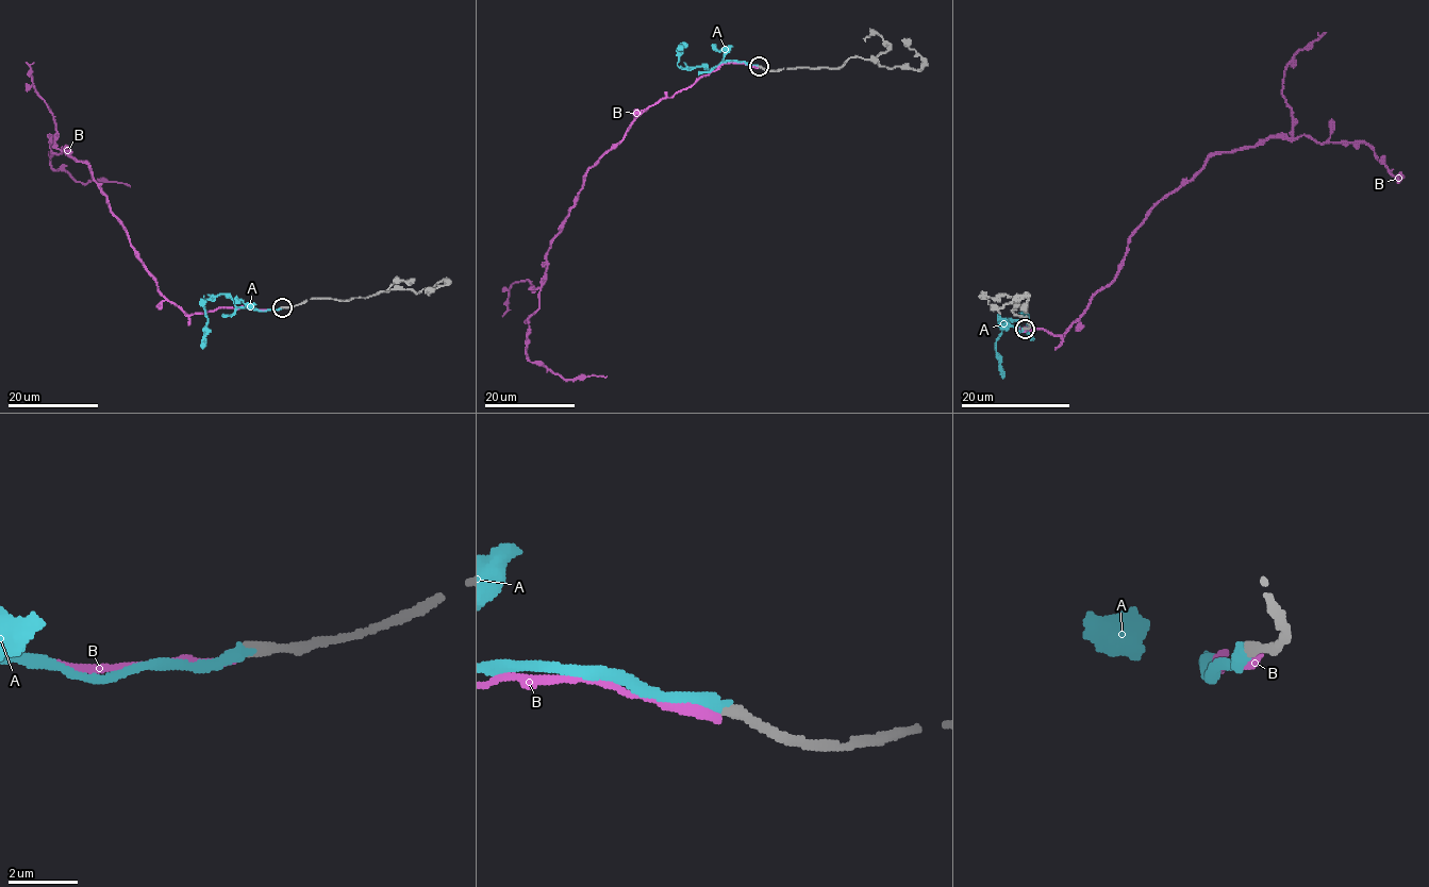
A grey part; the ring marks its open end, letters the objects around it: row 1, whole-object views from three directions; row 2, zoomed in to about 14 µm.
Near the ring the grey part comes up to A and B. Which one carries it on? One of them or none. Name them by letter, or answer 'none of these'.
A

